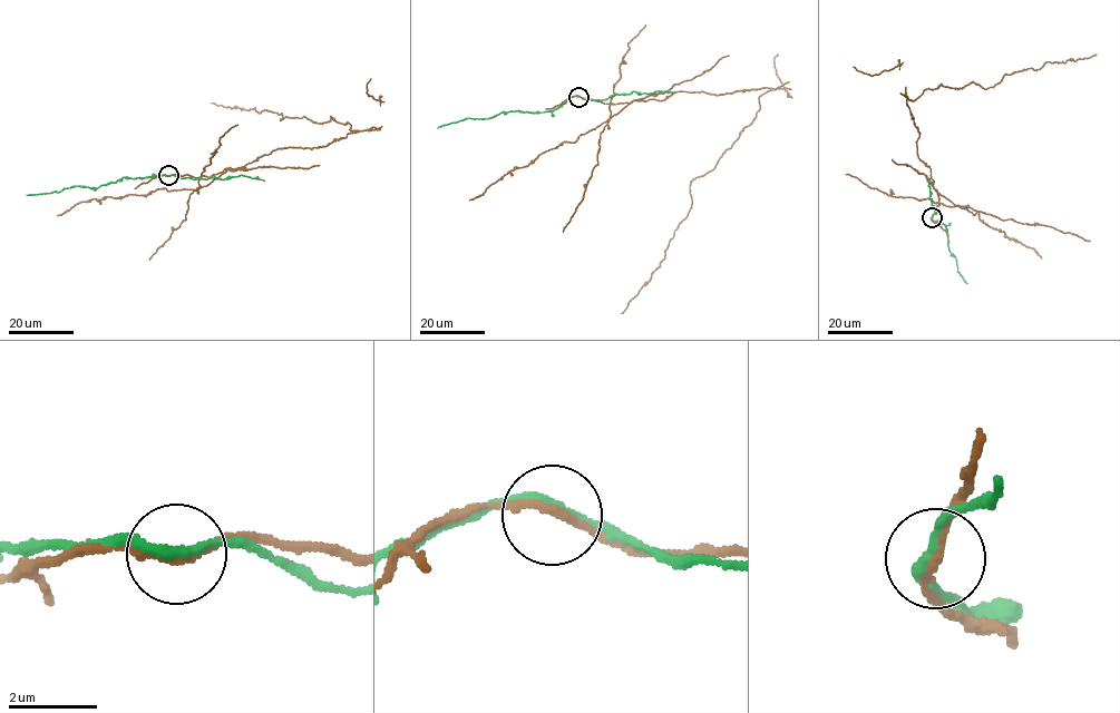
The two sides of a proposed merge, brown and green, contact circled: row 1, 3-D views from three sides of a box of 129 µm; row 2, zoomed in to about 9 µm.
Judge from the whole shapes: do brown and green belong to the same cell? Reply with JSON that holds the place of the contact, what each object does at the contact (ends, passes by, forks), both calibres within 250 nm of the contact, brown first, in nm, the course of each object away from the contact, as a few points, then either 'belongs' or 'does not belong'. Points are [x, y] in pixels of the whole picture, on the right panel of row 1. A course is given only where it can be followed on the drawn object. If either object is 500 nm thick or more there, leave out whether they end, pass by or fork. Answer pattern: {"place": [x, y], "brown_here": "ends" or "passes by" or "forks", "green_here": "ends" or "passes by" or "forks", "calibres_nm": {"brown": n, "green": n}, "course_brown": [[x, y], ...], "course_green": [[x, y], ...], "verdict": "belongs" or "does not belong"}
{"place": [932, 217], "brown_here": "passes by", "green_here": "passes by", "calibres_nm": {"brown": 180, "green": 180}, "course_brown": [[932, 217], [940, 199], [918, 158], [907, 99], [941, 85], [992, 87], [1004, 75], [1096, 55]], "course_green": [[932, 217], [945, 225], [951, 256], [955, 256], [957, 272], [967, 283]], "verdict": "does not belong"}

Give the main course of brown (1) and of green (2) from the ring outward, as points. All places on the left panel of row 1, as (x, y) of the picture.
1: (168, 175), (210, 177), (276, 148), (324, 147), (360, 130), (331, 118), (280, 120), (282, 114), (211, 103)
2: (168, 175), (123, 177), (98, 188), (79, 185), (56, 193), (27, 194)

